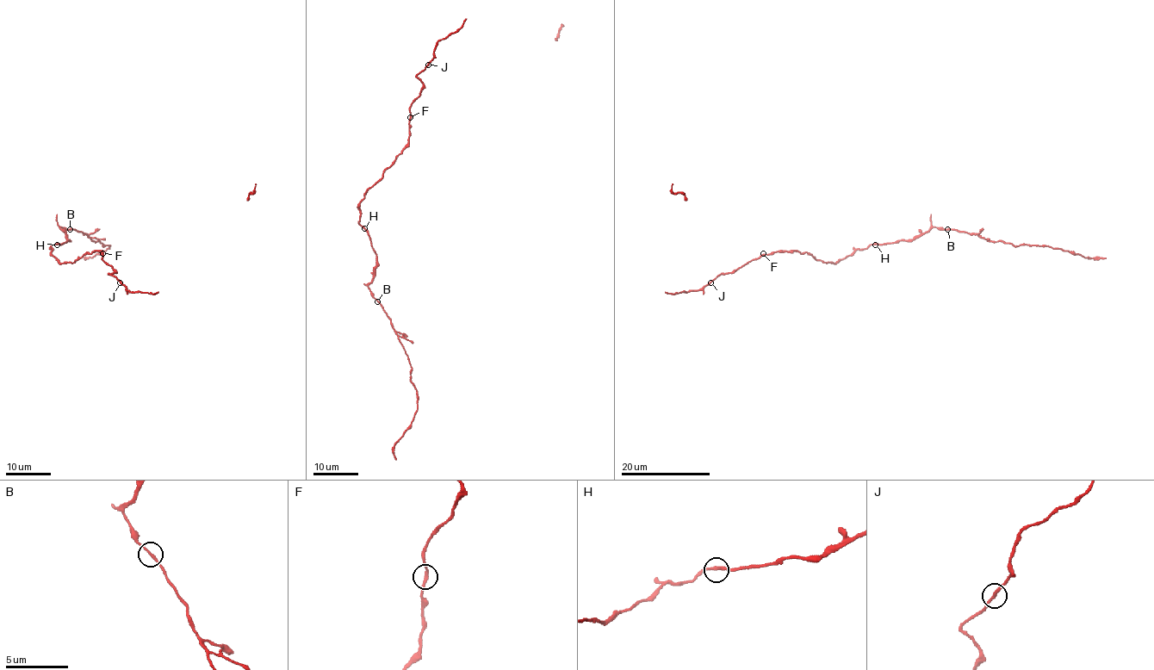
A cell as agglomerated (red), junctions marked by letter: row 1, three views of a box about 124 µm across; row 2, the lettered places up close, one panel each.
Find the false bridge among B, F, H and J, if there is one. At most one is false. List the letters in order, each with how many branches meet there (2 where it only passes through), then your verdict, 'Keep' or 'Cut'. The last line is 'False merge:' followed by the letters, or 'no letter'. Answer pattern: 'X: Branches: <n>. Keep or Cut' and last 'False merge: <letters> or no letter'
B: Branches: 2. Cut
F: Branches: 2. Keep
H: Branches: 2. Keep
J: Branches: 2. Keep
False merge: B

